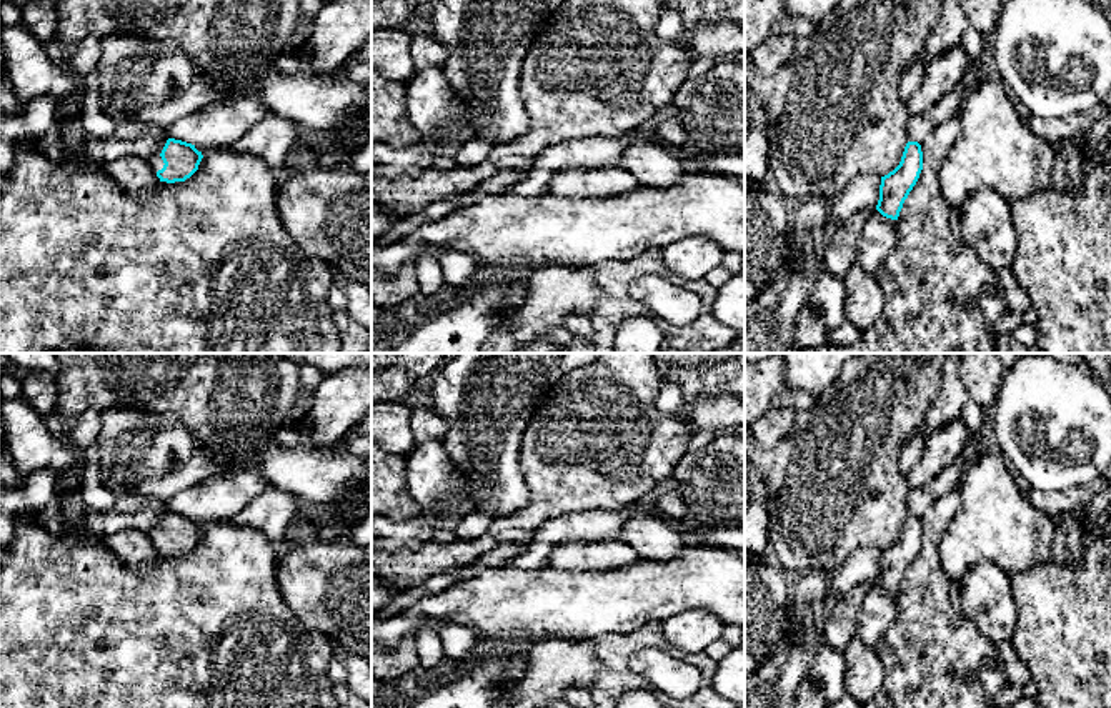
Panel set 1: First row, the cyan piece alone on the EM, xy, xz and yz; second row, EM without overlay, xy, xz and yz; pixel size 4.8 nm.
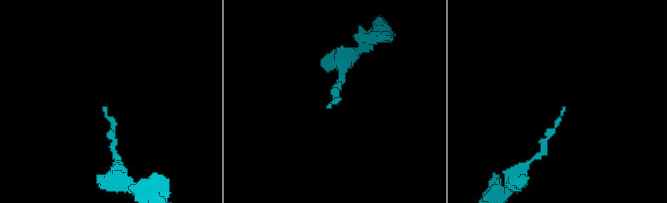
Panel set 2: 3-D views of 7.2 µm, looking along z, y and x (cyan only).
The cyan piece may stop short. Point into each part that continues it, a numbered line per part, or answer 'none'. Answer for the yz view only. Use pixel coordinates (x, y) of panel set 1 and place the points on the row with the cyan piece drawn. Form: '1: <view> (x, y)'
none

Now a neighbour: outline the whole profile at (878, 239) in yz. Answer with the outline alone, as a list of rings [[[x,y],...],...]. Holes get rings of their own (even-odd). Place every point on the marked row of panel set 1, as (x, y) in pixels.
[[[876,208],[866,222],[856,252],[856,265],[874,275],[884,257],[896,245],[896,220],[883,217]]]

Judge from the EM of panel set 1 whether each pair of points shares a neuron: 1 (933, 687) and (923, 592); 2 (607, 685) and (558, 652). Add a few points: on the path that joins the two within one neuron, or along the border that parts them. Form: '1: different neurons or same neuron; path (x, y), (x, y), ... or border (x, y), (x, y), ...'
1: same neuron; path (933, 663), (930, 615)
2: different neurons; border (593, 640), (600, 673), (590, 690)

